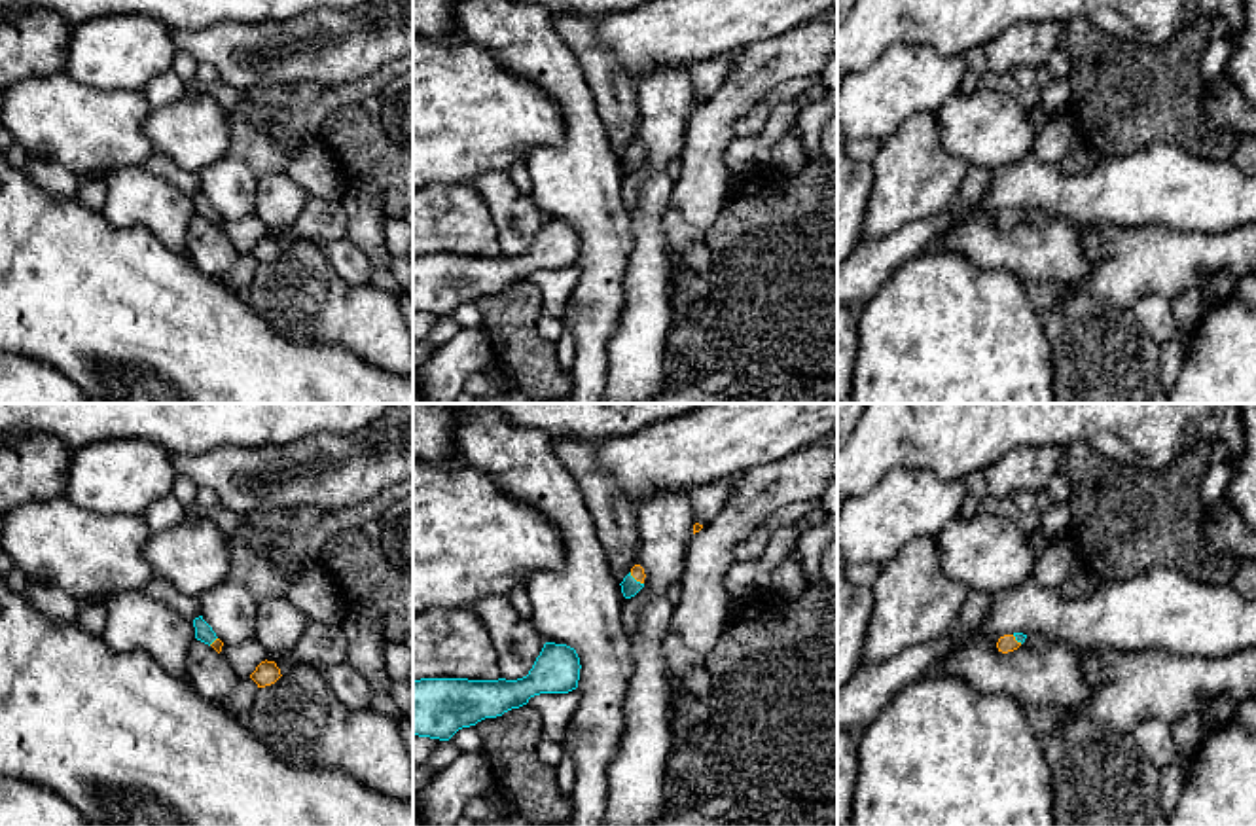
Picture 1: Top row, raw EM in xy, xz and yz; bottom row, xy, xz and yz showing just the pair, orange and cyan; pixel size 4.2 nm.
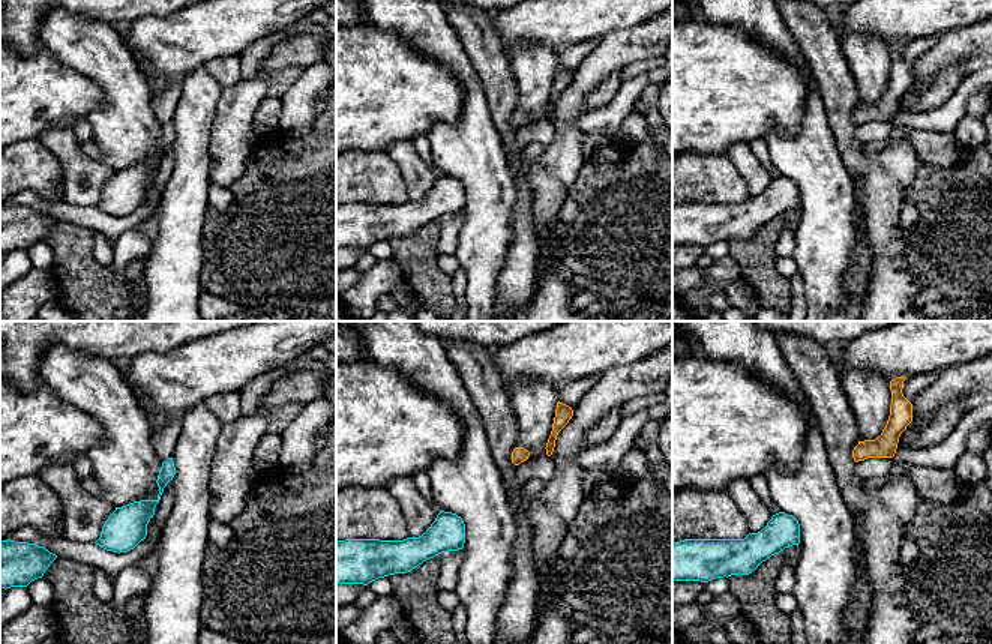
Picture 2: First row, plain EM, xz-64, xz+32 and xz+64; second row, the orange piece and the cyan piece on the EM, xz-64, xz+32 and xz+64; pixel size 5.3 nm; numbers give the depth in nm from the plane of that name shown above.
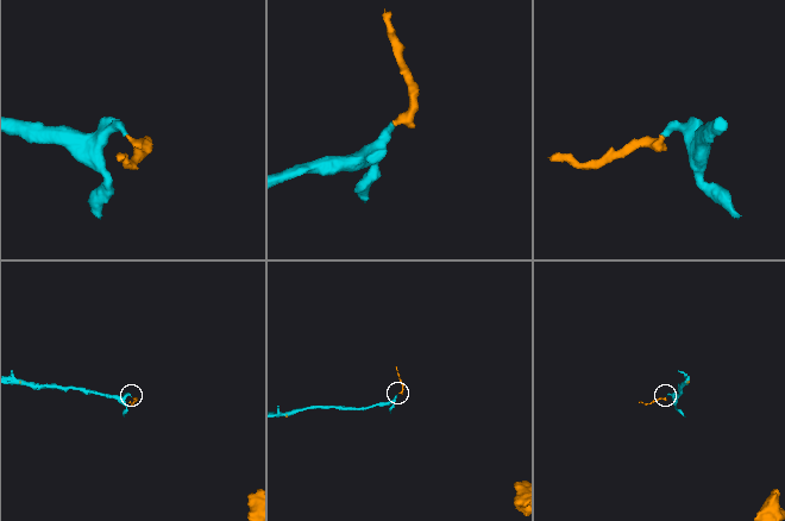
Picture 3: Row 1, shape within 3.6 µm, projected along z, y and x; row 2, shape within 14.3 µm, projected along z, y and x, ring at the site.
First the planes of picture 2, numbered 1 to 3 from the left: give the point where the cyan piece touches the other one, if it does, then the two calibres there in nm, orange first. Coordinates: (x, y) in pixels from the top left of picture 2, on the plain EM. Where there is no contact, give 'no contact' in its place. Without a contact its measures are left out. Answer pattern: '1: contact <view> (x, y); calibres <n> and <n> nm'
1: no contact
2: no contact
3: no contact

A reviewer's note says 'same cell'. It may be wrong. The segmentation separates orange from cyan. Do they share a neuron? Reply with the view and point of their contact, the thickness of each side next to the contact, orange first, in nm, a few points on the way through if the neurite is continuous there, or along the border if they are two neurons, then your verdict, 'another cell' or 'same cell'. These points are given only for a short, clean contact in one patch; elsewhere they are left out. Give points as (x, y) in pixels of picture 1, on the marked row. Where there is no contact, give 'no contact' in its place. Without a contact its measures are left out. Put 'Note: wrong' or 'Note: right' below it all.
xz (637, 580) | 60/80 nm | same cell
Note: right

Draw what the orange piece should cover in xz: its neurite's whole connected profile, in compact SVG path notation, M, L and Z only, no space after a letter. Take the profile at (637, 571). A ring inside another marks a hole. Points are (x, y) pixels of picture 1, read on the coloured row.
M635 565L619 584L623 597L625 599L635 597L644 587L644 578L646 578L644 568L640 565Z

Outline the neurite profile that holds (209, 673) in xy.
M197 638L189 646L186 673L195 691L208 701L224 701L239 682L235 669Z

